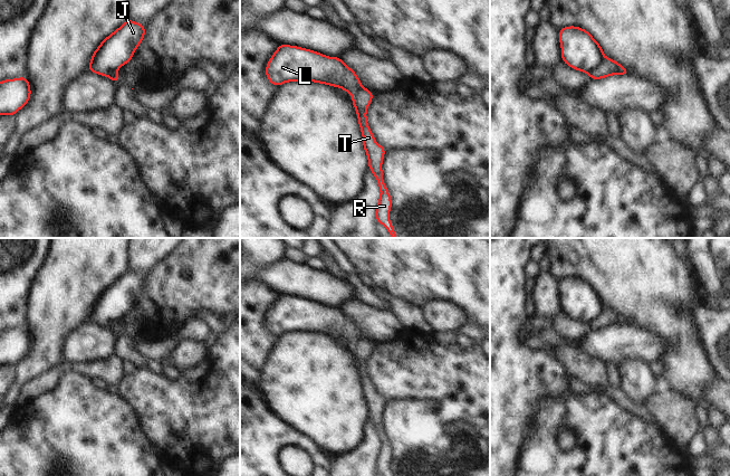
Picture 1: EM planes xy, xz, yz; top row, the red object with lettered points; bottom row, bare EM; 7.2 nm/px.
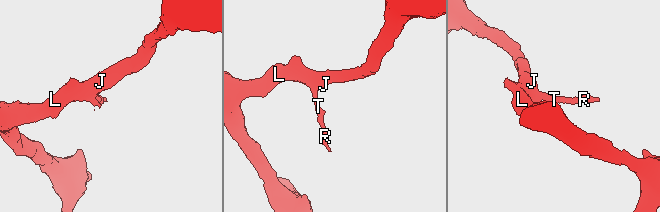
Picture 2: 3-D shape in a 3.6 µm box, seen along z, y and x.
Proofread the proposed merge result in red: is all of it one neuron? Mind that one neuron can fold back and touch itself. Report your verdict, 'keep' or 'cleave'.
cleave

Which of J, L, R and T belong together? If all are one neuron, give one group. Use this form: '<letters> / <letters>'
J L / R T

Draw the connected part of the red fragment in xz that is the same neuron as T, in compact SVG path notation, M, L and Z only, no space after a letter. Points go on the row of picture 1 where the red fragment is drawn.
M359 88L353 95L352 103L358 117L358 125L363 135L363 147L368 159L368 169L375 175L381 191L381 197L375 210L375 219L386 228L392 238L398 238L390 221L388 213L392 209L392 199L383 180L382 163L386 149L375 141L366 117L367 107L372 103L373 96L374 93L367 88Z

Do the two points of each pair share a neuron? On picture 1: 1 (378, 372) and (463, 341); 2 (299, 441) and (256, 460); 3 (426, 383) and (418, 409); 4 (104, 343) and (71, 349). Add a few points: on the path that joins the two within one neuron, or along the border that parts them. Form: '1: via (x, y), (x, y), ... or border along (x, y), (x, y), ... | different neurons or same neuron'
1: border along (454, 343), (461, 346), (471, 346), (477, 343) | different neurons
2: via (288, 439), (277, 439), (267, 449) | same neuron
3: border along (394, 399), (431, 399), (438, 406), (440, 417) | different neurons
4: via (96, 343), (85, 343), (79, 346) | same neuron

